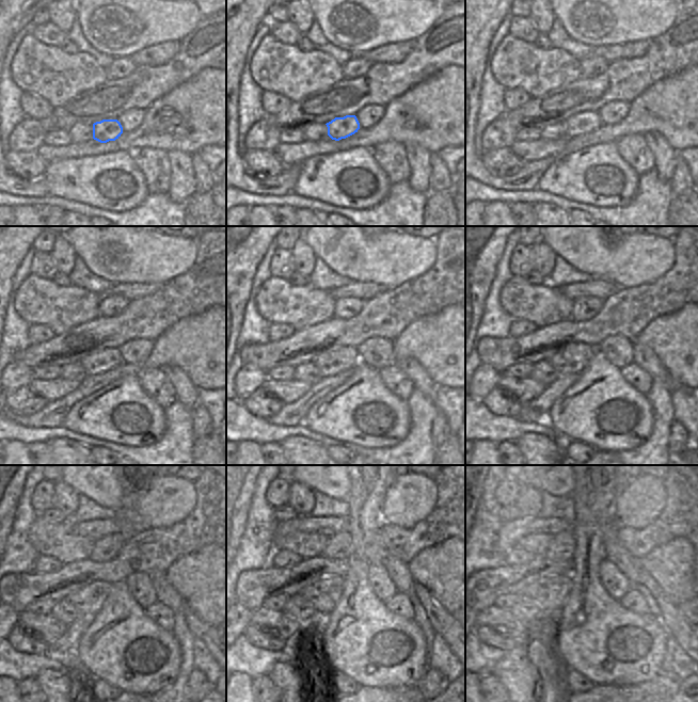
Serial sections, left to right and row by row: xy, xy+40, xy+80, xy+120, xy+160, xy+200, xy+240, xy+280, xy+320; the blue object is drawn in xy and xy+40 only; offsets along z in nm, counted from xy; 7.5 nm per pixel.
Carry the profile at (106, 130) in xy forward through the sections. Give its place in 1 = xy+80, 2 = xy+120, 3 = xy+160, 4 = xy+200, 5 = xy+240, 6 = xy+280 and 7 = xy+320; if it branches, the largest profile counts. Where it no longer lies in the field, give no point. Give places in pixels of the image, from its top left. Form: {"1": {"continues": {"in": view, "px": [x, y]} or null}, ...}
{"1": {"continues": {"in": "xy+80", "px": [588, 121]}}, "2": {"continues": {"in": "xy+120", "px": [106, 360]}}, "3": {"continues": {"in": "xy+160", "px": [331, 362]}}, "4": {"continues": {"in": "xy+200", "px": [571, 359]}}, "5": {"continues": {"in": "xy+240", "px": [90, 600]}}, "6": {"continues": {"in": "xy+280", "px": [323, 595]}}, "7": {"continues": {"in": "xy+320", "px": [561, 591]}}}

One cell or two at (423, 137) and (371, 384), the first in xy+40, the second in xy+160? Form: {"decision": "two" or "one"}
{"decision": "two"}

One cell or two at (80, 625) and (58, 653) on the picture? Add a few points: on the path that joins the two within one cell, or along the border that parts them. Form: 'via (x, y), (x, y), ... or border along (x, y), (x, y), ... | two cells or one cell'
via (74, 632), (63, 647) | one cell

